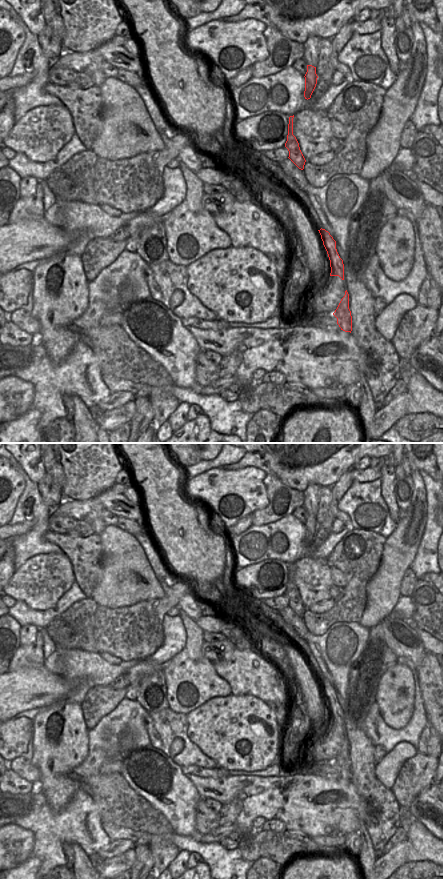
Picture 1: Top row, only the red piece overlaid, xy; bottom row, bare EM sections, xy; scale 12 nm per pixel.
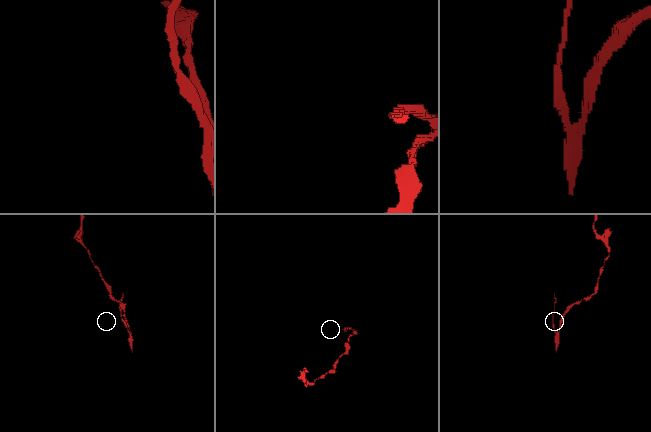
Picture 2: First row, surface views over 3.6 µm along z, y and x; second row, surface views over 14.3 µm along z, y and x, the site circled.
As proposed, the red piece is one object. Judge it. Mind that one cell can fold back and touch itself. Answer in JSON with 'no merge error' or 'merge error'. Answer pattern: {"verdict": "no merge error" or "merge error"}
{"verdict": "merge error"}

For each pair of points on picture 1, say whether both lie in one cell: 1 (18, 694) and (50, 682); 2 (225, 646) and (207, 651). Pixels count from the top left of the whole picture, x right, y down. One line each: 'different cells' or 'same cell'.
1: same cell
2: same cell

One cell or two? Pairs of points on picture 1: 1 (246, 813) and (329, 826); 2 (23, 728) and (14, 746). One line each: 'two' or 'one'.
1: one
2: one

